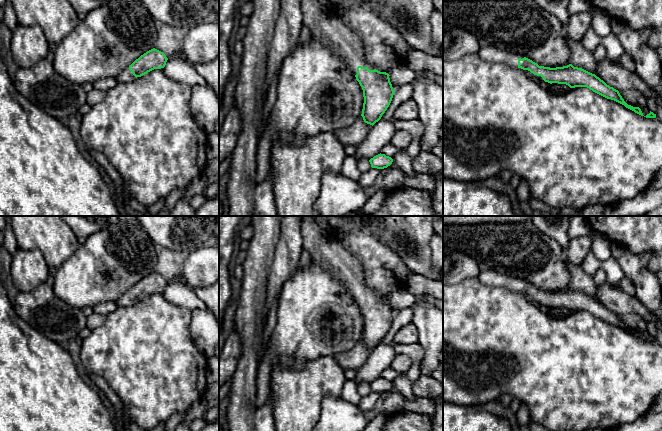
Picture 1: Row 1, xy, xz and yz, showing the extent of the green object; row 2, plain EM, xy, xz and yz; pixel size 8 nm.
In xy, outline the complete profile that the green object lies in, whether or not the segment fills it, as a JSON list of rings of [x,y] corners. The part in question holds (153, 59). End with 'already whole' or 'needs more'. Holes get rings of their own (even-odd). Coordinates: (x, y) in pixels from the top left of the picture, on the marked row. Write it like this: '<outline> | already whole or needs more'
[[[153,48],[138,59],[136,59],[129,67],[123,70],[117,77],[118,83],[128,83],[134,81],[137,77],[141,77],[154,69],[164,68],[168,58],[166,55]]] | needs more

